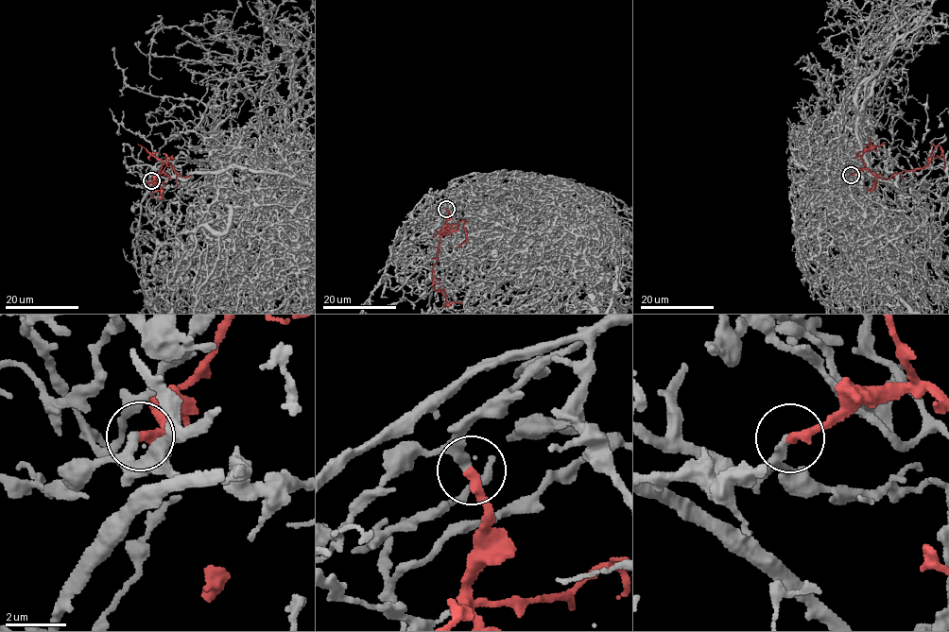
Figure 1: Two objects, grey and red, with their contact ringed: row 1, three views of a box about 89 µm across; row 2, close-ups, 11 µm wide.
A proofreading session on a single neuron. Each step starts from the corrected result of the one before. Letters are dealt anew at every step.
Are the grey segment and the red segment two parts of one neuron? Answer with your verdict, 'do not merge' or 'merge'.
merge

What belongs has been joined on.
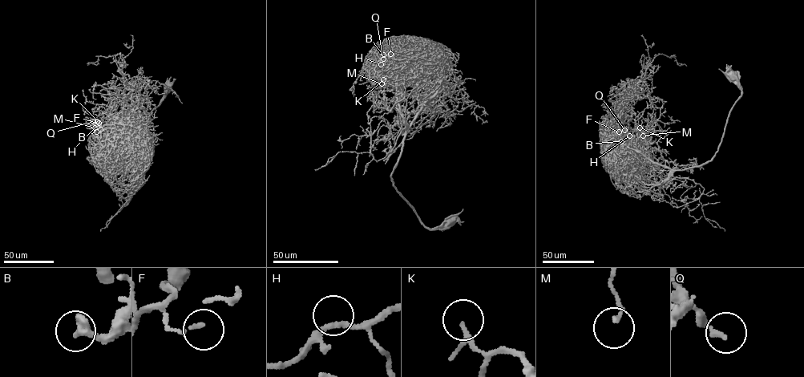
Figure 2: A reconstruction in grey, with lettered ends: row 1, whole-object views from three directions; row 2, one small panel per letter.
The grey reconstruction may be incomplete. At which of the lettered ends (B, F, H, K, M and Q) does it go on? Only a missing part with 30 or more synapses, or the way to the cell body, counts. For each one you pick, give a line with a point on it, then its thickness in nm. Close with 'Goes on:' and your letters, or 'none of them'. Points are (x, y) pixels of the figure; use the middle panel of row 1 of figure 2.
Goes on: none of them

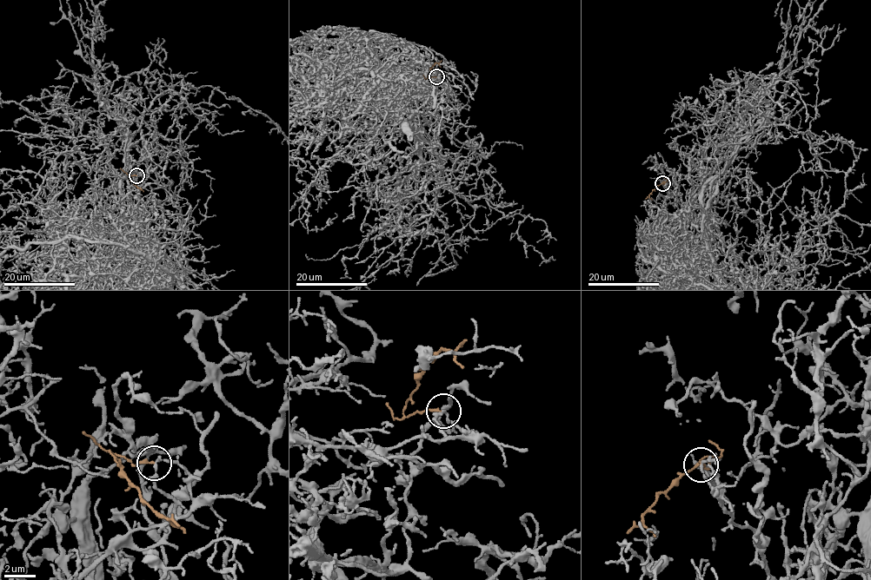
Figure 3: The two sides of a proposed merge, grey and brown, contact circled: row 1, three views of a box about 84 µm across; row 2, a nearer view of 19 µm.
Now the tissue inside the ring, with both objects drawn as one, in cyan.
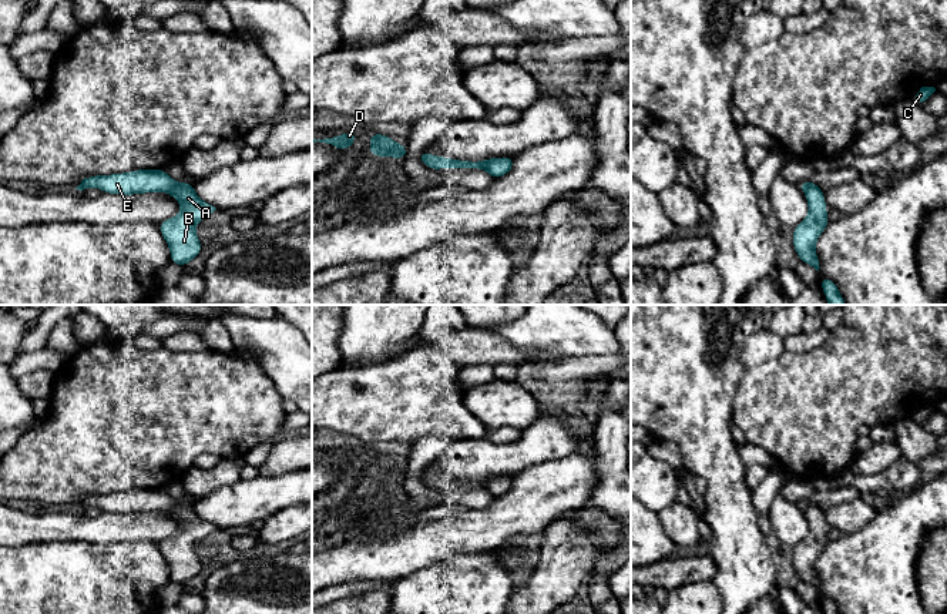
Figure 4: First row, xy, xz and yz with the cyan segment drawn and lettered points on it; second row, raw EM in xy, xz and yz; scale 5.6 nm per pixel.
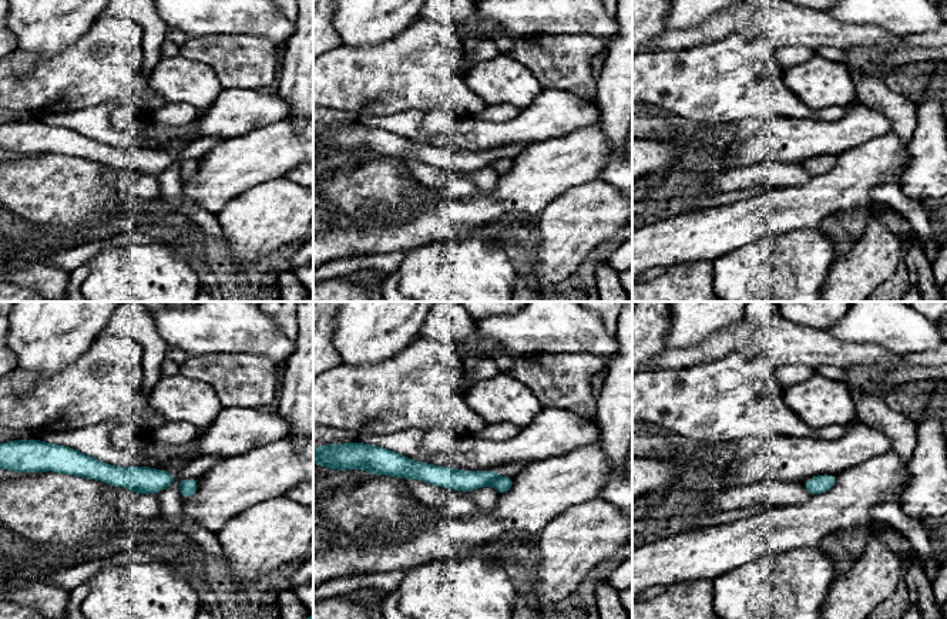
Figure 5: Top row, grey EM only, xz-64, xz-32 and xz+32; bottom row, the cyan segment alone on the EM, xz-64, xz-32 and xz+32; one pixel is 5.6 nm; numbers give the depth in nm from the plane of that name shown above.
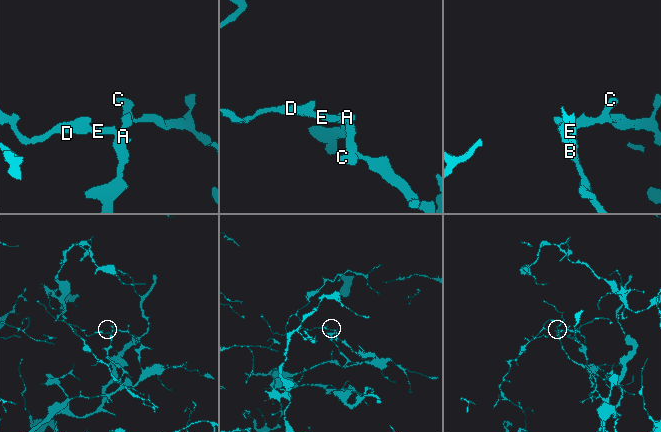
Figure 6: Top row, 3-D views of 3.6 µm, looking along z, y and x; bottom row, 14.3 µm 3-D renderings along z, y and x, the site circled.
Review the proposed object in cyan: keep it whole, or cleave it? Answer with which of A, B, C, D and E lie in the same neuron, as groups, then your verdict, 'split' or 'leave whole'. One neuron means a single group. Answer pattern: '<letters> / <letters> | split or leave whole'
A B C / D E | split

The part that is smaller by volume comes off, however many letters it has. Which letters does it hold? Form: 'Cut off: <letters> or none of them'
Cut off: D, E

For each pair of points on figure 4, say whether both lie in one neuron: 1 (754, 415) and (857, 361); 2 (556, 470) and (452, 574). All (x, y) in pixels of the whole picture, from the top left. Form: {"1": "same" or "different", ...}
{"1": "same", "2": "different"}

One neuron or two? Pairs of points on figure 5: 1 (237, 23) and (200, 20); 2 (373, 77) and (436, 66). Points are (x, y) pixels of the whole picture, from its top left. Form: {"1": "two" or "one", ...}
{"1": "one", "2": "one"}

